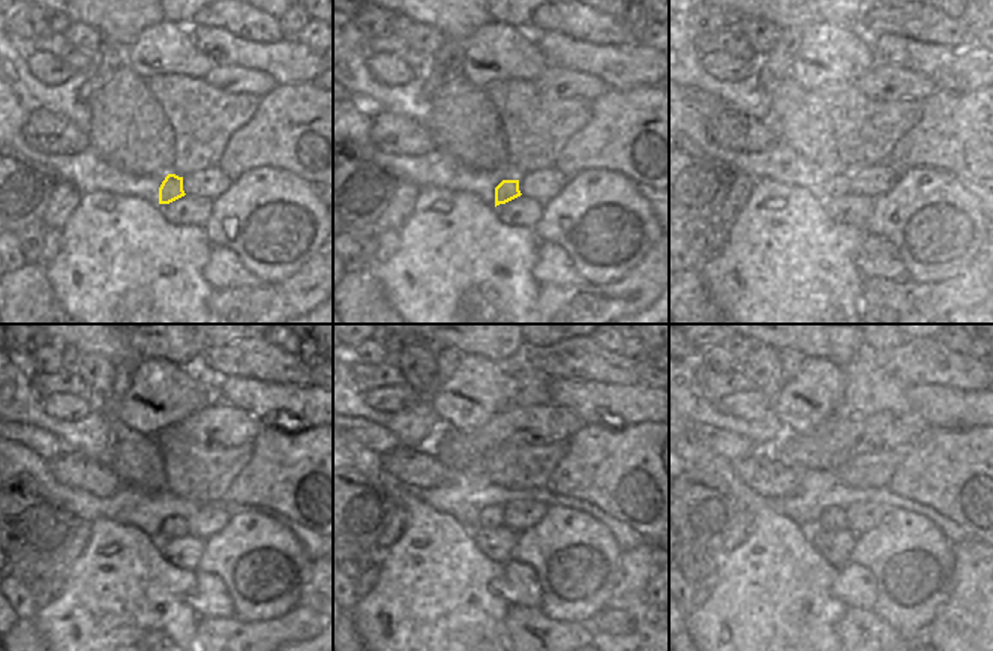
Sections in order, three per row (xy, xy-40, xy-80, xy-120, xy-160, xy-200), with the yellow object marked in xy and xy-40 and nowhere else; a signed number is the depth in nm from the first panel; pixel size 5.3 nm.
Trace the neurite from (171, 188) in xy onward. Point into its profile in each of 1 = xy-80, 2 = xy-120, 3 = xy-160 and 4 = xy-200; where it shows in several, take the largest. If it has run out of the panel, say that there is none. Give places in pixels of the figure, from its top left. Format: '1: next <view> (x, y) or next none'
1: next xy-80 (839, 186)
2: next xy-120 (174, 525)
3: next xy-160 (492, 516)
4: next xy-200 (833, 518)

